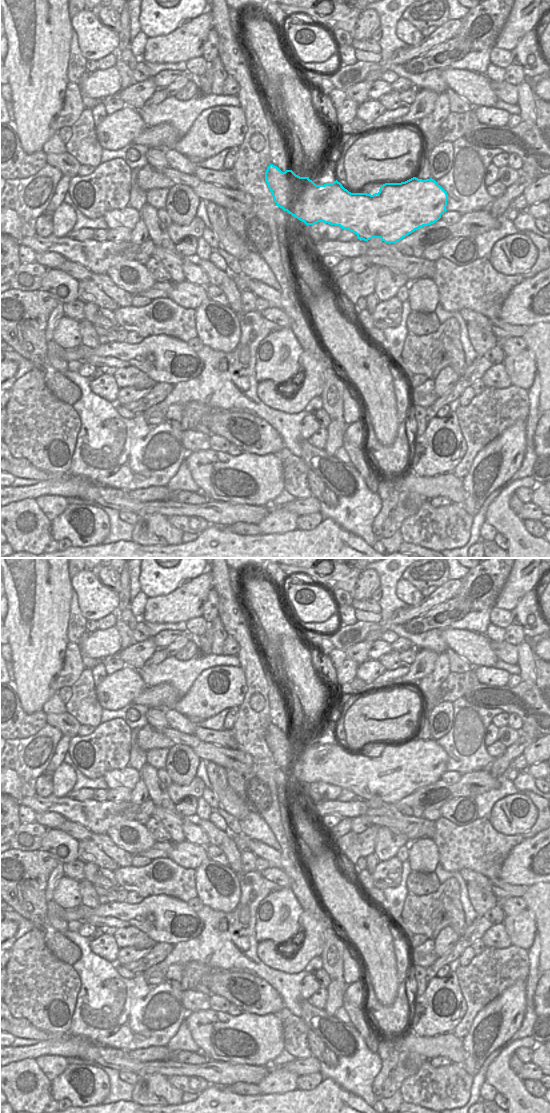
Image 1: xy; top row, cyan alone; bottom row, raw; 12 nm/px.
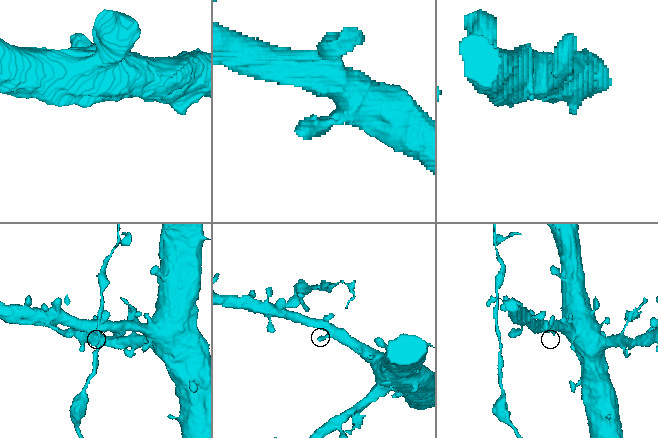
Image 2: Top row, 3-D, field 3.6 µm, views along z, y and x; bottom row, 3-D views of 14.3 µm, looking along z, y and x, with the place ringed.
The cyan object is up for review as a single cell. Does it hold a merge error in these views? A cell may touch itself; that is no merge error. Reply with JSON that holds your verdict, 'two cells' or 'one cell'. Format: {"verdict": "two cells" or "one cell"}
{"verdict": "one cell"}

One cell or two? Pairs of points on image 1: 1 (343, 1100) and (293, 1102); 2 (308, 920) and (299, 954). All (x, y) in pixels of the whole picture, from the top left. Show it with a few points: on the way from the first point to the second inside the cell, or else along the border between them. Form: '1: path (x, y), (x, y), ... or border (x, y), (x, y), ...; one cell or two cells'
1: path (331, 1102), (305, 1102); one cell
2: path (308, 928), (307, 946); one cell

